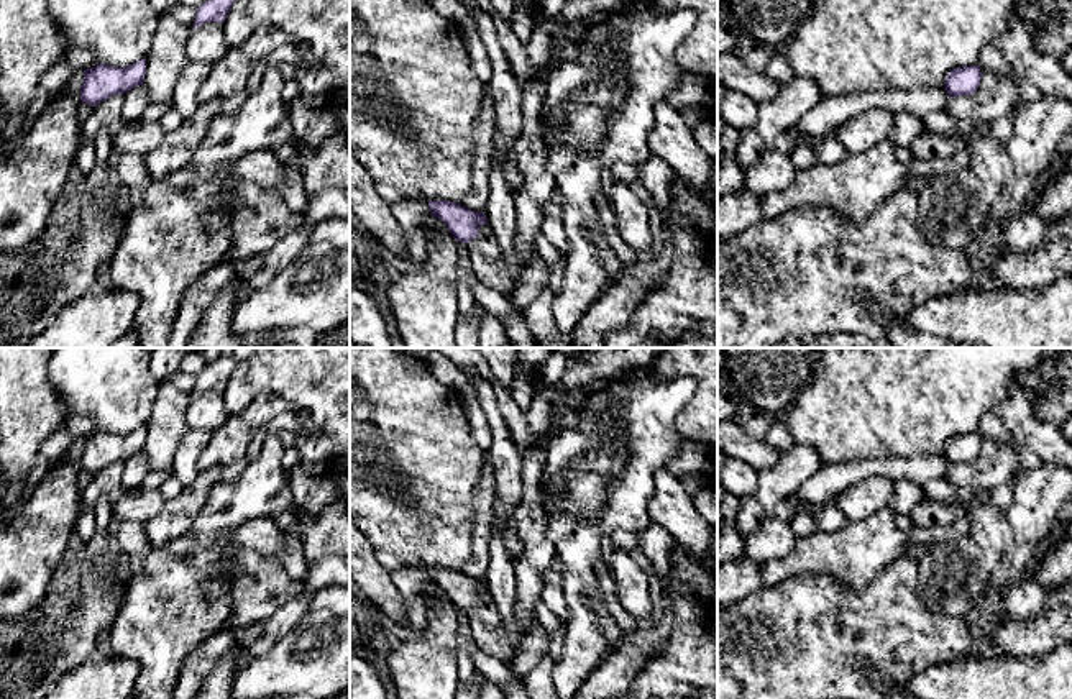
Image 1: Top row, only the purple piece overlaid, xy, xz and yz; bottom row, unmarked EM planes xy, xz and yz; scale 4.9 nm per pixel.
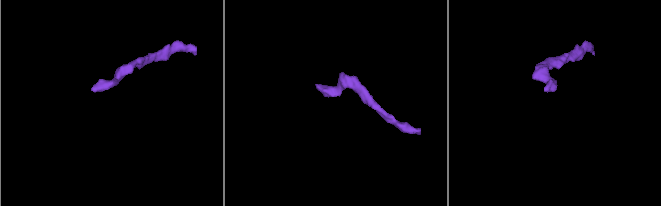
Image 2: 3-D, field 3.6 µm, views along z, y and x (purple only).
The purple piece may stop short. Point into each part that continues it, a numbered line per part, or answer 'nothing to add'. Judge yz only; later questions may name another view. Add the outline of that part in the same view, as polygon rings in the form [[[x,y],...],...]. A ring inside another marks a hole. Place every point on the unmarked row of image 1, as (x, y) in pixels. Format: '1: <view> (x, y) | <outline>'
nothing to add

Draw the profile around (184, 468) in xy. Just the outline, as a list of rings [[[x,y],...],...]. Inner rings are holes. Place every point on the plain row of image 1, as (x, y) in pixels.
[[[189,428],[182,436],[177,453],[172,463],[172,476],[176,476],[184,486],[195,481],[199,474],[197,461],[210,441],[212,432]]]

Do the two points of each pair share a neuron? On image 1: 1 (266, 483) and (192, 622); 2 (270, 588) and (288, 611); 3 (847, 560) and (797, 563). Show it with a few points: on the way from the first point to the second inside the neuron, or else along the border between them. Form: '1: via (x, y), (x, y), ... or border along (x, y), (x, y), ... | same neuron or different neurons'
1: via (230, 516), (202, 548), (192, 586) | same neuron
2: border along (299, 584), (270, 616), (248, 622) | different neurons
3: via (834, 560), (810, 560) | same neuron

